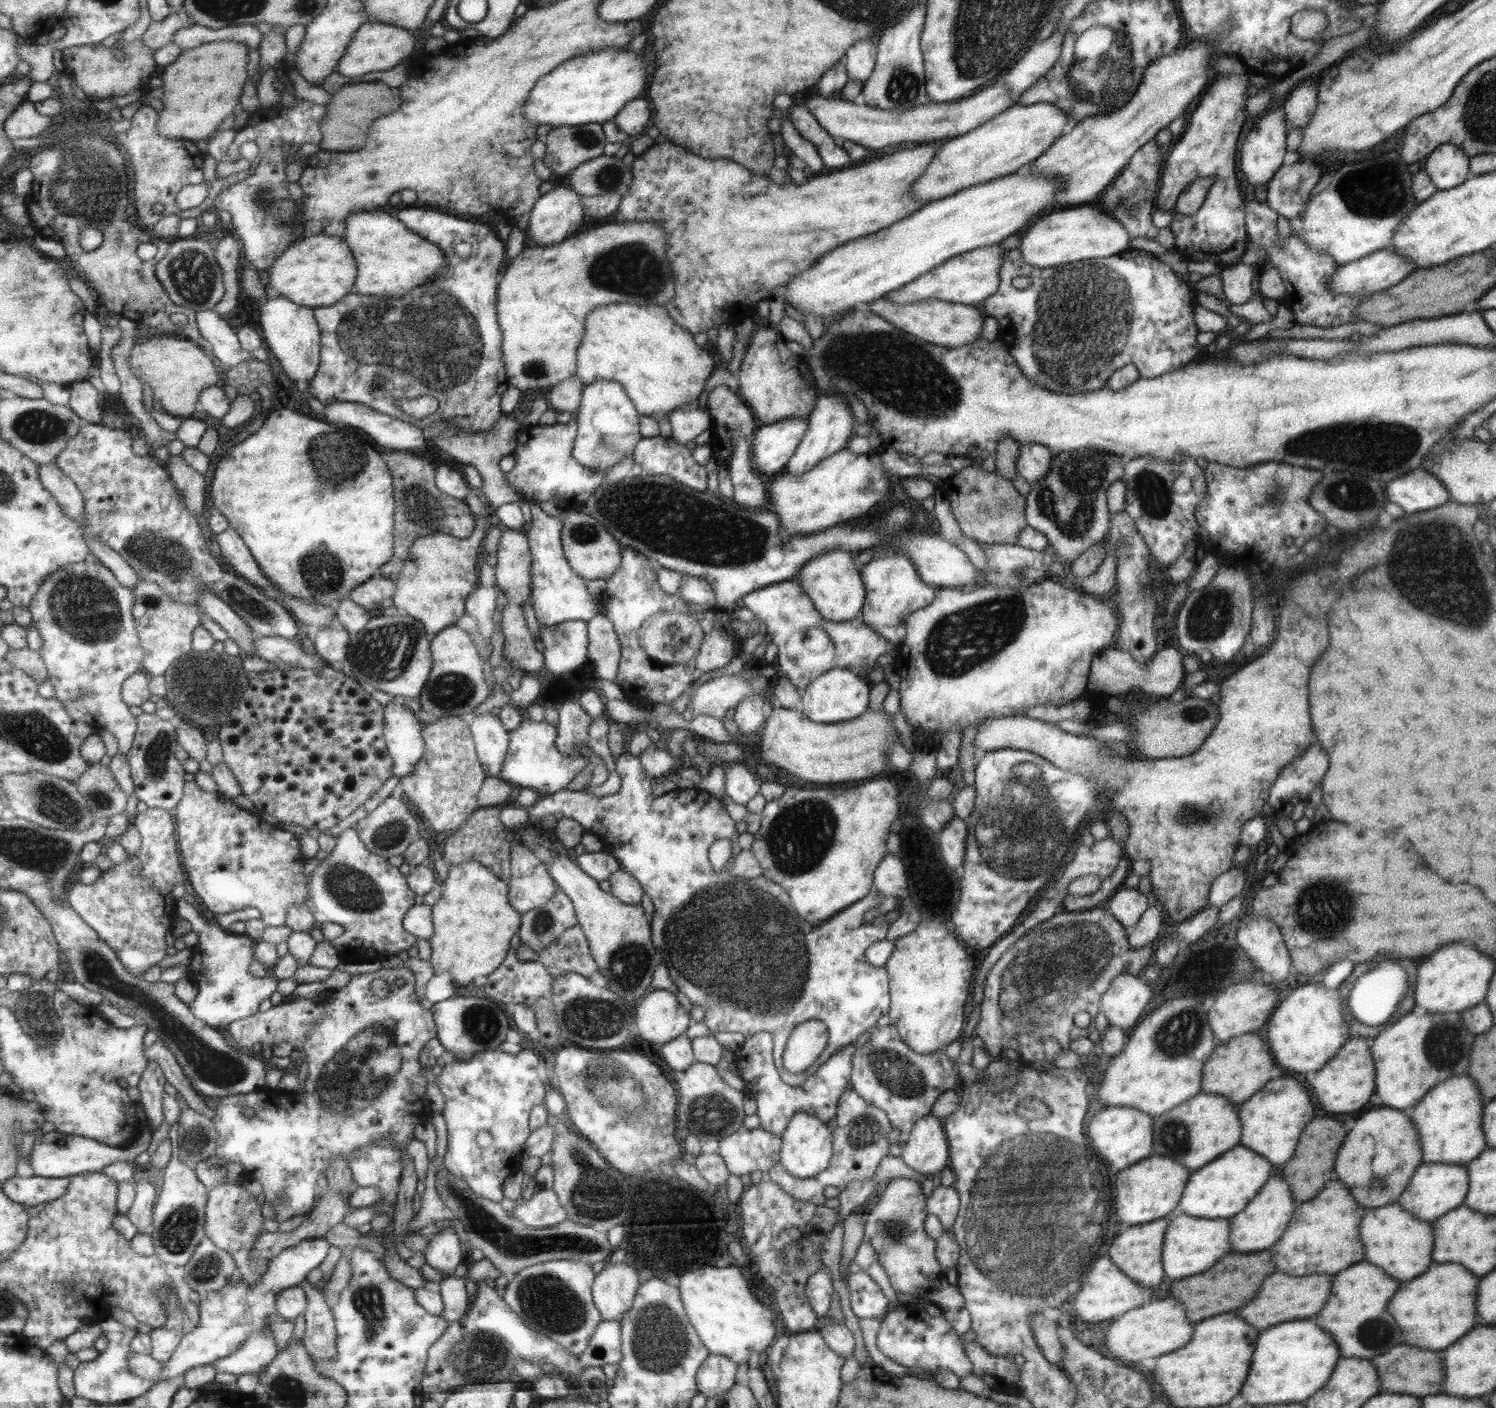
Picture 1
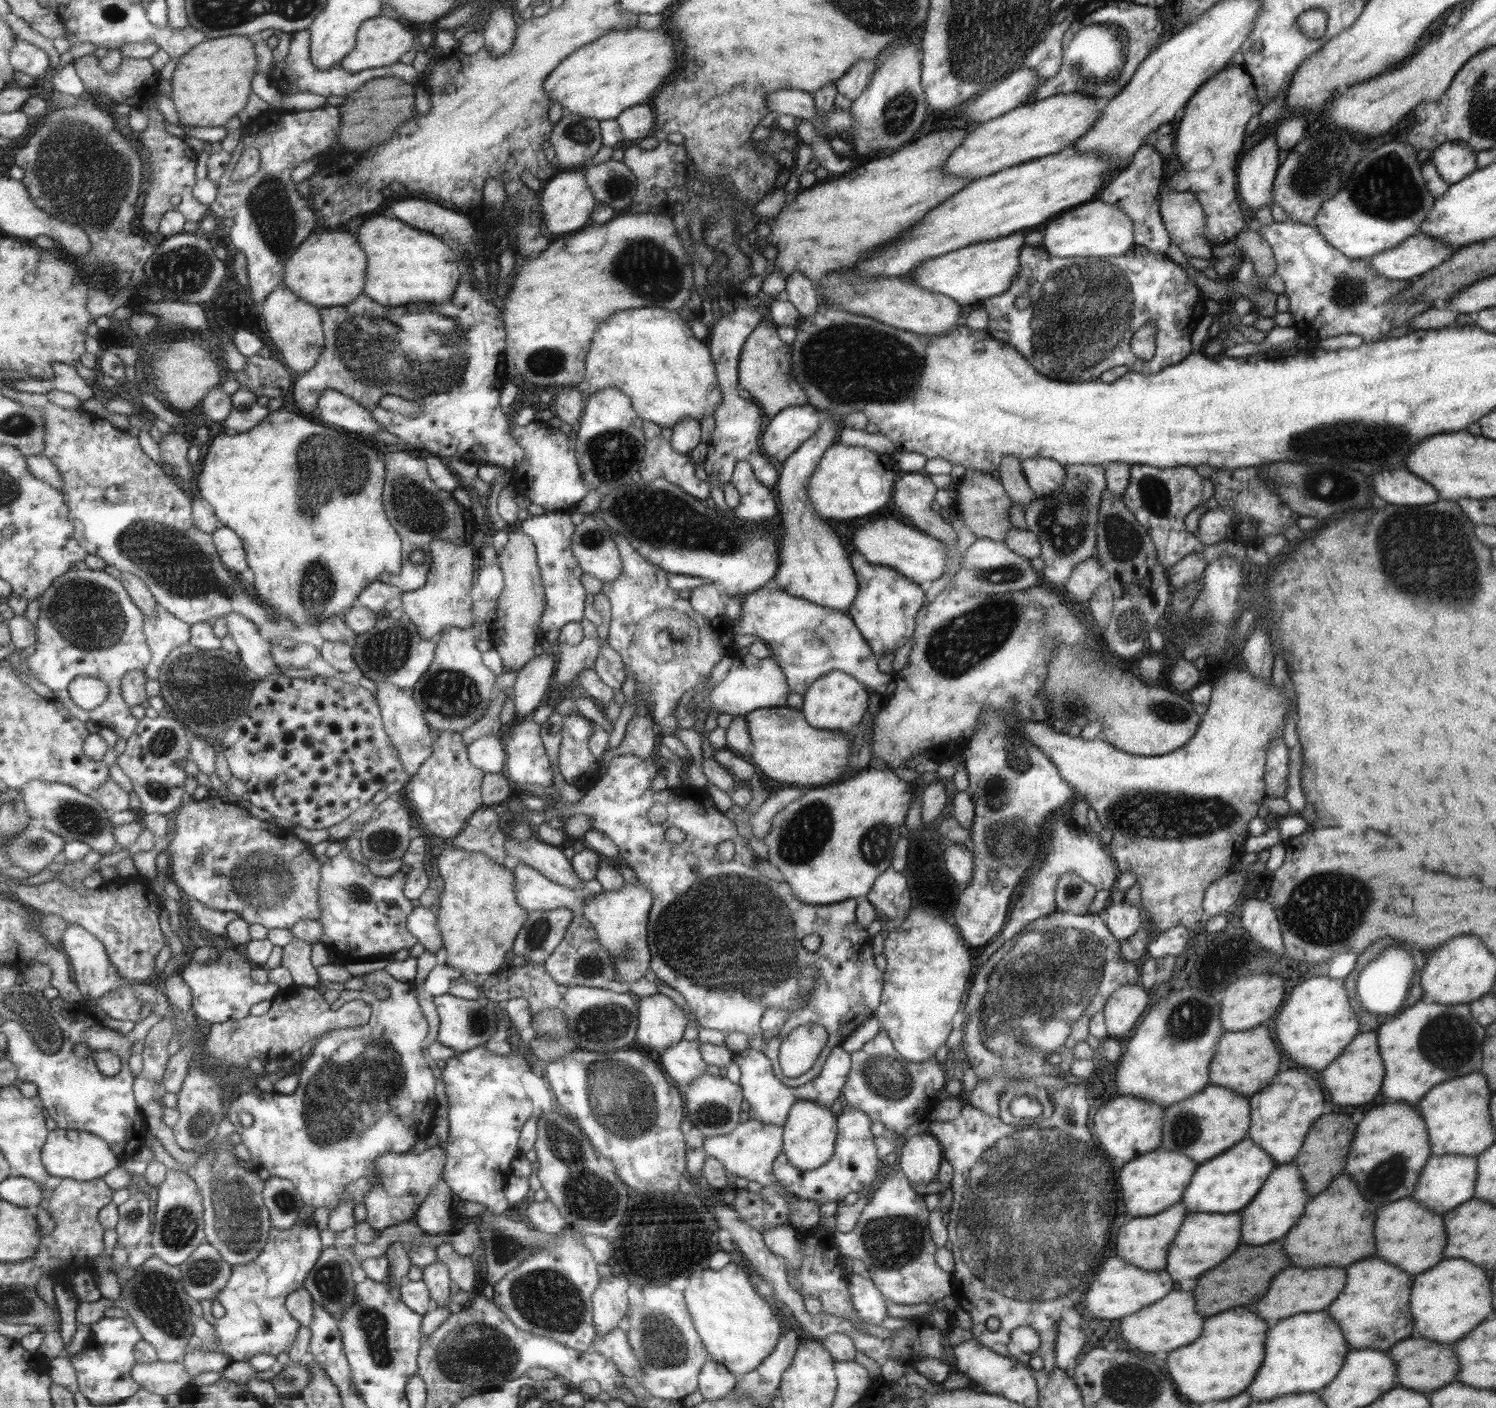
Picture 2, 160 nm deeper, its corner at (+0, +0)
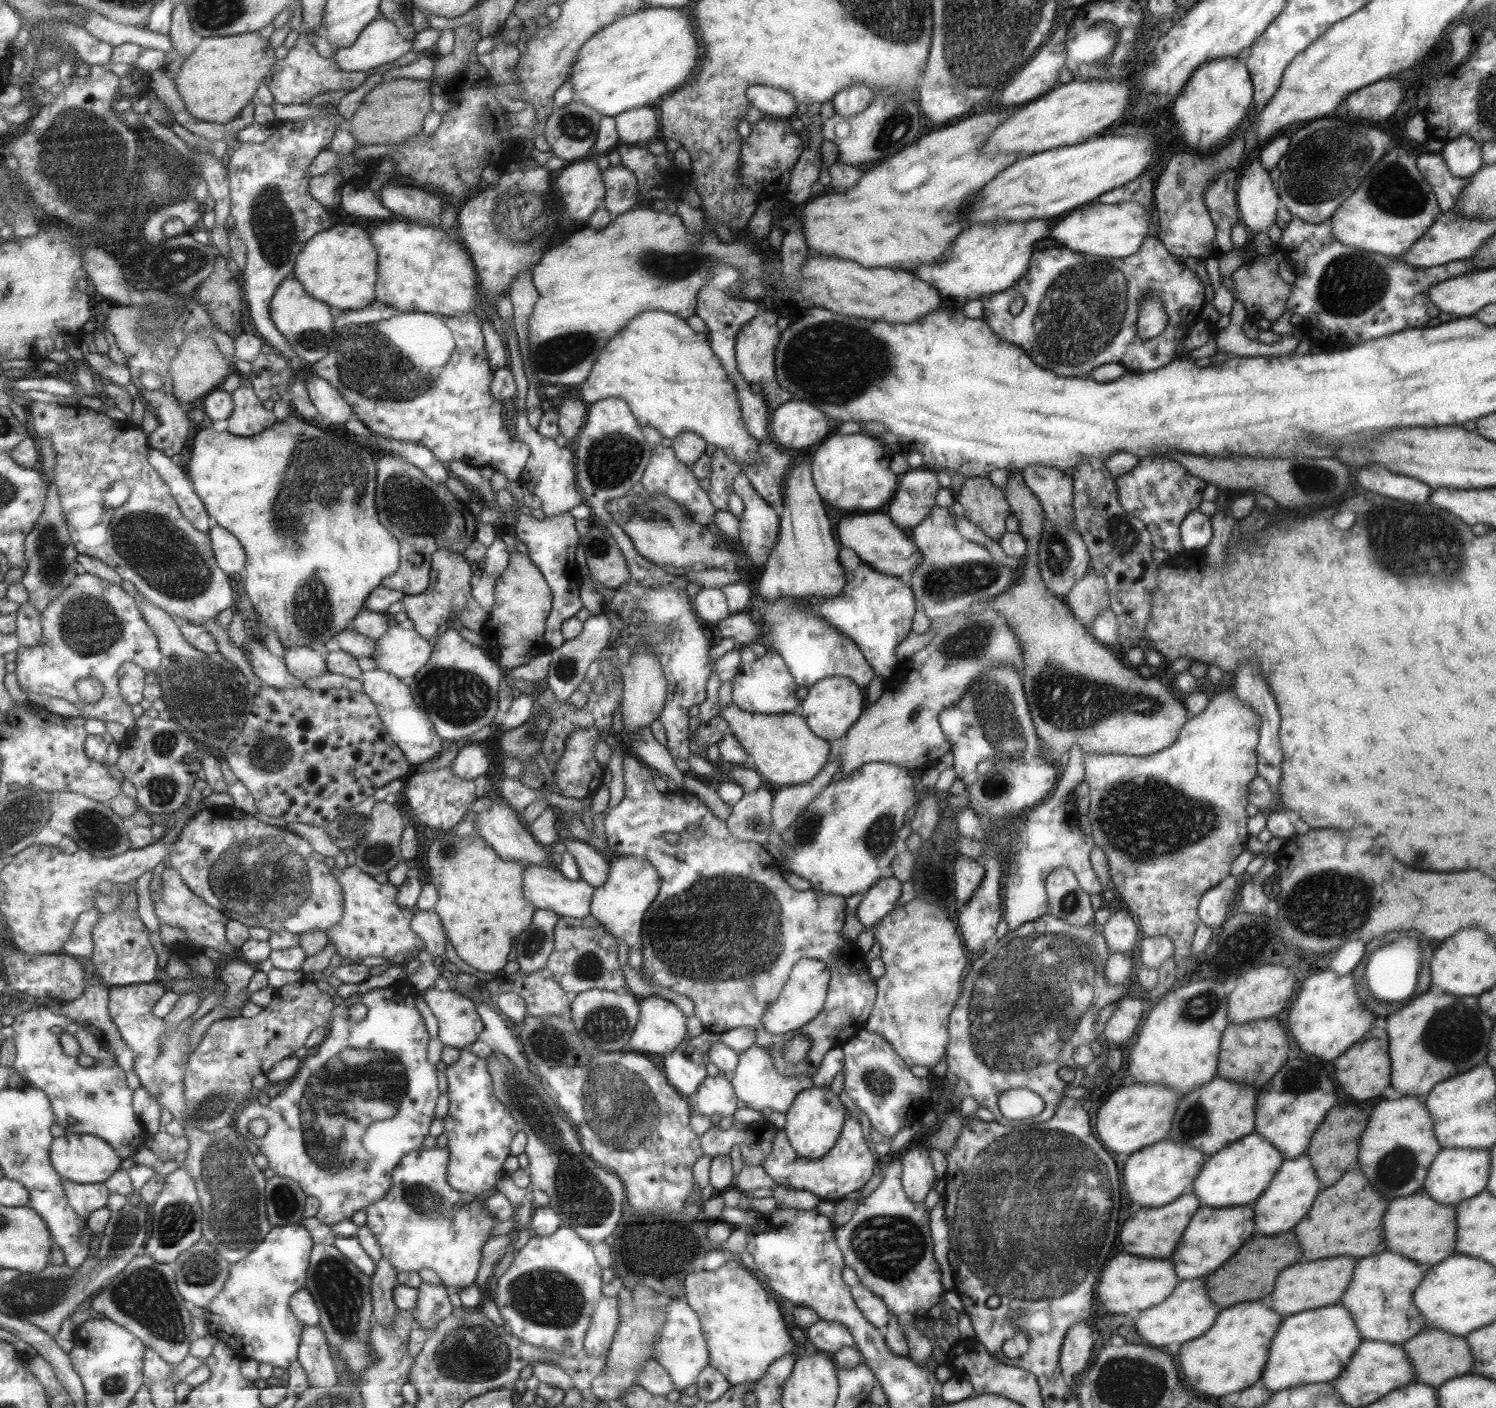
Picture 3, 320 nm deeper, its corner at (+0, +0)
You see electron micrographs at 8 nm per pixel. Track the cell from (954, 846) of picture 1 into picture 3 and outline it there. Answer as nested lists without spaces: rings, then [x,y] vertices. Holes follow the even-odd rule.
[[[959,856],[954,862],[955,902],[957,908],[965,906],[981,884],[984,866],[977,860]]]

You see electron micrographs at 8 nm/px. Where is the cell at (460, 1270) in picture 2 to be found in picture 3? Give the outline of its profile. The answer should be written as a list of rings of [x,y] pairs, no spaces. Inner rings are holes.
[[[419,1147],[410,1150],[392,1172],[389,1192],[383,1201],[366,1208],[366,1225],[375,1234],[383,1249],[385,1263],[392,1266],[392,1272],[417,1272],[421,1268],[431,1268],[439,1276],[443,1286],[466,1287],[473,1284],[479,1268],[481,1246],[488,1239],[489,1230],[500,1222],[491,1216],[485,1202],[479,1196],[452,1190],[446,1182],[448,1167],[448,1147]]]

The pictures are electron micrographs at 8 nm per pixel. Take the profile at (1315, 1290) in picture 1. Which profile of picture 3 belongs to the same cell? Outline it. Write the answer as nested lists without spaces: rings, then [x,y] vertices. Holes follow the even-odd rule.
[[[1337,1256],[1315,1262],[1297,1262],[1285,1268],[1275,1280],[1275,1290],[1271,1292],[1269,1306],[1279,1314],[1295,1314],[1299,1310],[1309,1310],[1315,1306],[1339,1304],[1340,1298],[1349,1286],[1355,1262],[1357,1260],[1351,1256]]]

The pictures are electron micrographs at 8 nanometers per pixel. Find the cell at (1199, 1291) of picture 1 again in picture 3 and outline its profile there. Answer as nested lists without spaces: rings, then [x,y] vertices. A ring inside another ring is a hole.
[[[1293,1232],[1261,1236],[1261,1233],[1251,1235],[1217,1270],[1204,1278],[1206,1289],[1211,1300],[1219,1306],[1231,1306],[1237,1302],[1259,1300],[1273,1290],[1275,1278],[1281,1268],[1291,1266],[1301,1258],[1301,1248]]]

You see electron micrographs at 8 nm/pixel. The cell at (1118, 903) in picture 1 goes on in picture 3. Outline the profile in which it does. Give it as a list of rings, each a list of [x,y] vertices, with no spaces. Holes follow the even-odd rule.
[[[1127,910],[1110,913],[1110,917],[1102,925],[1102,935],[1107,942],[1109,952],[1125,954],[1135,950],[1137,942],[1137,924],[1135,917]]]

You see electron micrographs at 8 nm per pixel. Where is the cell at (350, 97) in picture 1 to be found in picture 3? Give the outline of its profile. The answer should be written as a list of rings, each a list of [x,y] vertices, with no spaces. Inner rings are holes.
[[[397,78],[379,83],[363,100],[363,105],[348,124],[358,145],[400,144],[422,130],[425,115],[432,111],[431,82],[423,79]]]

